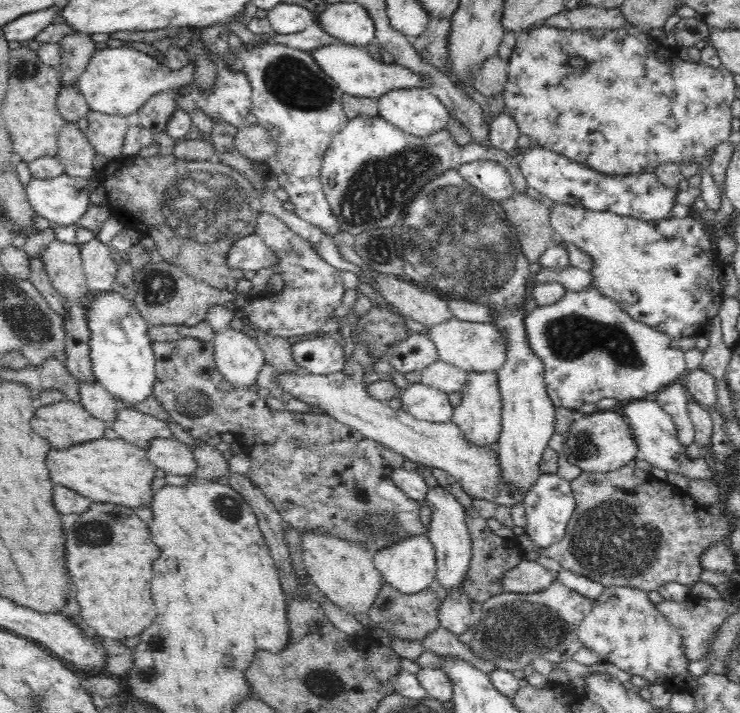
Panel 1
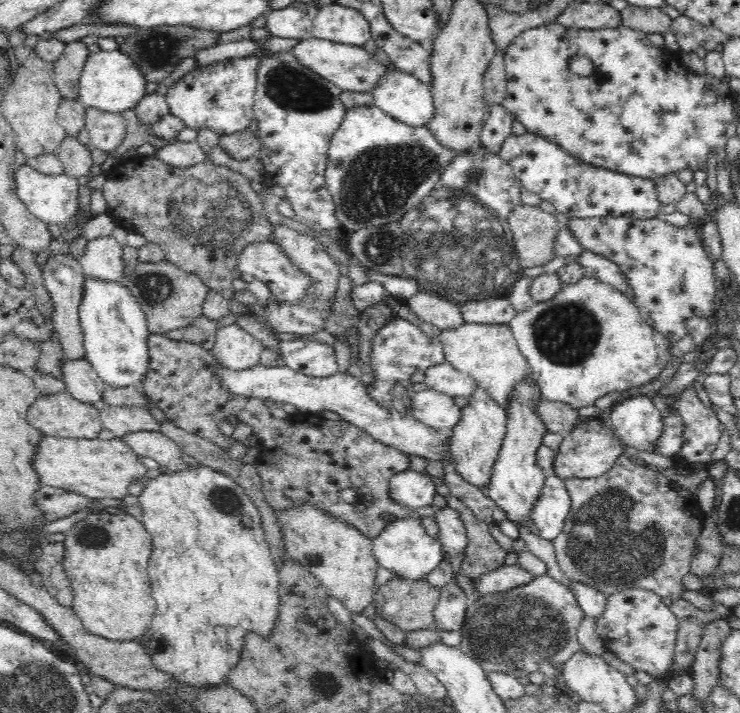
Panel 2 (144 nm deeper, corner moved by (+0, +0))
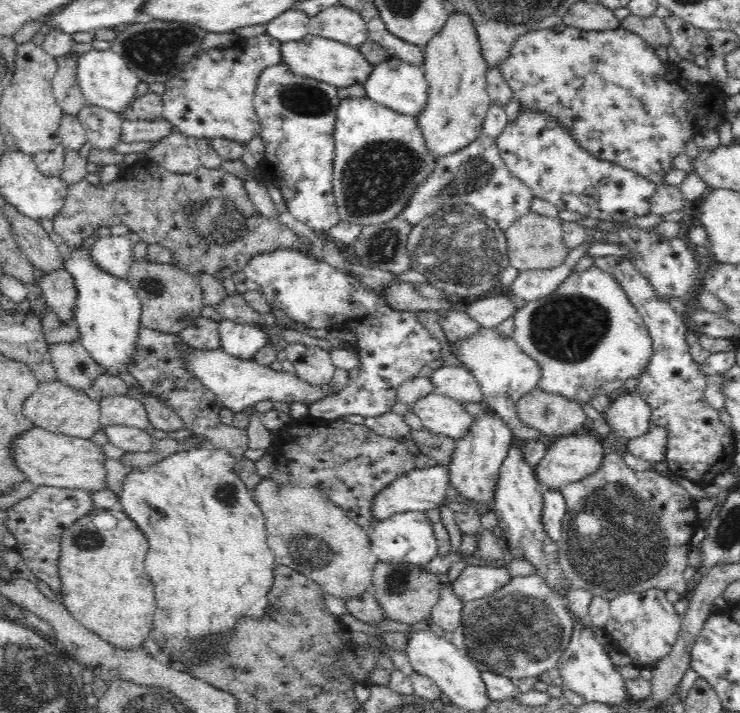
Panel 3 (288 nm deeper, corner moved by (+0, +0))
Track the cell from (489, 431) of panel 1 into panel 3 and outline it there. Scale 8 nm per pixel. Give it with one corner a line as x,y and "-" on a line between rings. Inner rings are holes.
488,408
488,416
482,420
476,420
476,426
472,426
470,434
466,438
456,440
454,458
450,464
450,486
458,496
470,506
476,504
478,508
484,508
486,512
492,512
492,504
496,500
496,490
500,482
500,468
504,460
508,458
508,450
512,446
514,432
510,426
498,418
496,412

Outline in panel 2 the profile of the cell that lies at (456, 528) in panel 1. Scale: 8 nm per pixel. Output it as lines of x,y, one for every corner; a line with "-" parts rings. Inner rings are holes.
446,508
446,510
438,510
434,518
440,528
438,542
442,544
444,554
450,554
454,558
456,554
464,552
468,544
468,536
464,524
458,520
458,514
452,508

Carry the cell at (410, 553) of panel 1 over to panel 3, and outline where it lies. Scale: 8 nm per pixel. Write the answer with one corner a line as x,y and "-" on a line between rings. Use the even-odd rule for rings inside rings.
404,512
394,514
382,522
376,522
368,530
372,552
382,562
410,562
426,566
434,556
438,556
438,540
434,534
434,524
426,512

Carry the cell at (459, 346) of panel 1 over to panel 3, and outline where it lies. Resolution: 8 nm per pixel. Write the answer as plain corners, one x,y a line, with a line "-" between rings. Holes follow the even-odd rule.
482,328
478,336
472,336
468,342
464,344
456,344
460,350
460,362
464,362
468,366
468,370
472,372
472,376
476,378
476,382
482,388
484,394
484,404
498,414
498,418
502,418
510,430
514,432
514,438
520,440
534,440
540,434
526,428
516,412
516,404
522,396
532,394
534,390
540,388
542,384
542,366
538,362
534,362
534,358
530,358
528,354
522,352
522,348
516,346
514,338
502,336
500,332
496,332
494,328

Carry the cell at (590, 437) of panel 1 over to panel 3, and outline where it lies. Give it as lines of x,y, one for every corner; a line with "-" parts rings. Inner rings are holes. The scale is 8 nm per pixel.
584,430
582,434
576,434
576,436
558,438
558,442
554,442
554,444
548,448
548,452
544,454
544,458
534,466
536,482
542,486
542,490
562,492
568,484
580,482
580,480
584,480
586,476
594,474
594,472
600,468
600,462
602,462
602,458
606,456
606,452
608,452
608,450
602,448
598,434
594,434
594,432
590,432
590,430

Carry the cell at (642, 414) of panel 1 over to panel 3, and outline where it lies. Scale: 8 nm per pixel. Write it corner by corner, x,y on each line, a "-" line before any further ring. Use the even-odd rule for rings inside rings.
622,392
604,412
606,424
614,432
614,436
636,440
642,434
650,432
650,406
636,392

